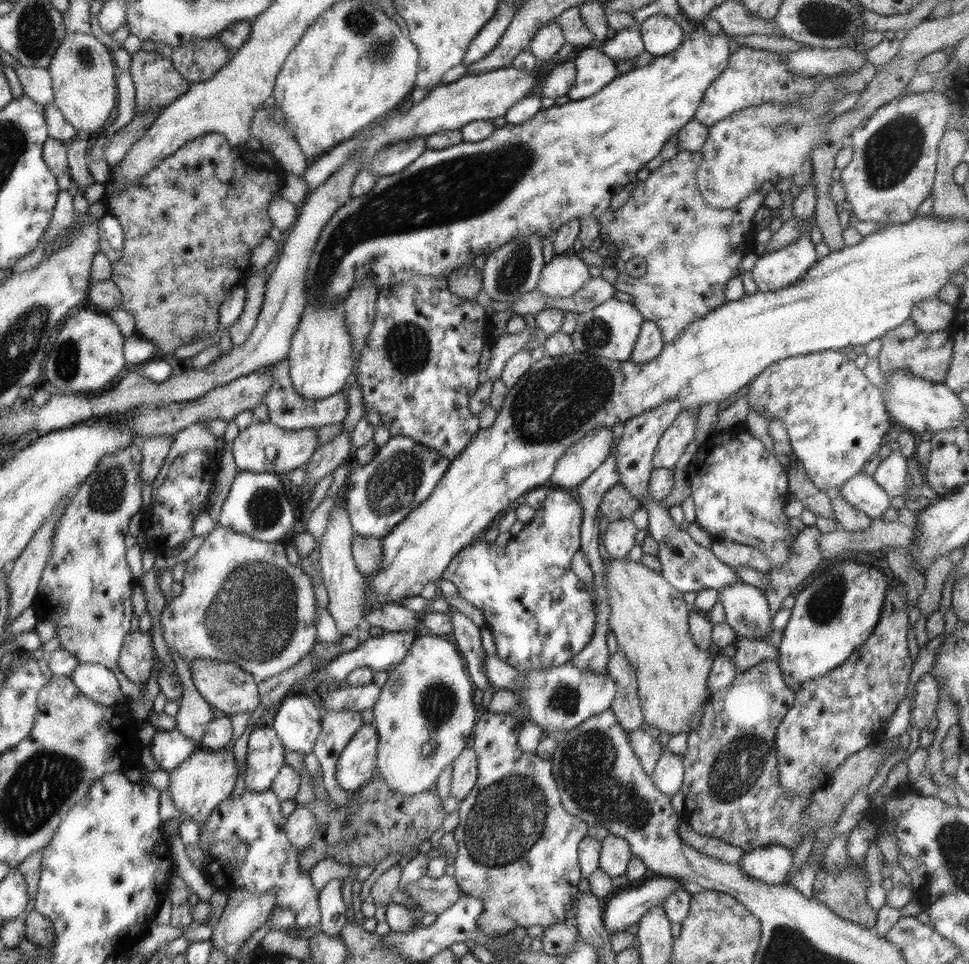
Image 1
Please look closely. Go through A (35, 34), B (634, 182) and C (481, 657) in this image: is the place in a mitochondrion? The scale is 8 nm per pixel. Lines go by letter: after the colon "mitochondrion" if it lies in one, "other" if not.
A: mitochondrion
B: other
C: other

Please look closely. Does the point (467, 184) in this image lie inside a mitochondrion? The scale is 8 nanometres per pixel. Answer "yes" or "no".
yes

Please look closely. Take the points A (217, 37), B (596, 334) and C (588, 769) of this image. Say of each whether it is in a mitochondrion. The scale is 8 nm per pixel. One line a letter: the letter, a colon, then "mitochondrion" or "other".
A: other
B: mitochondrion
C: mitochondrion

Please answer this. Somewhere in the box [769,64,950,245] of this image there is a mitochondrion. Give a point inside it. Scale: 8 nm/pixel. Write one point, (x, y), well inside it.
(894, 150)

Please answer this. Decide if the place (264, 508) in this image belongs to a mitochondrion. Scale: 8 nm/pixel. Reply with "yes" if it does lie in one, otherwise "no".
yes

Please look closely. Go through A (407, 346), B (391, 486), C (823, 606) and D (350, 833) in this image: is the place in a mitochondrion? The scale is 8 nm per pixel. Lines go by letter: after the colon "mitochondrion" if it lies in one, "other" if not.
A: mitochondrion
B: mitochondrion
C: mitochondrion
D: mitochondrion

